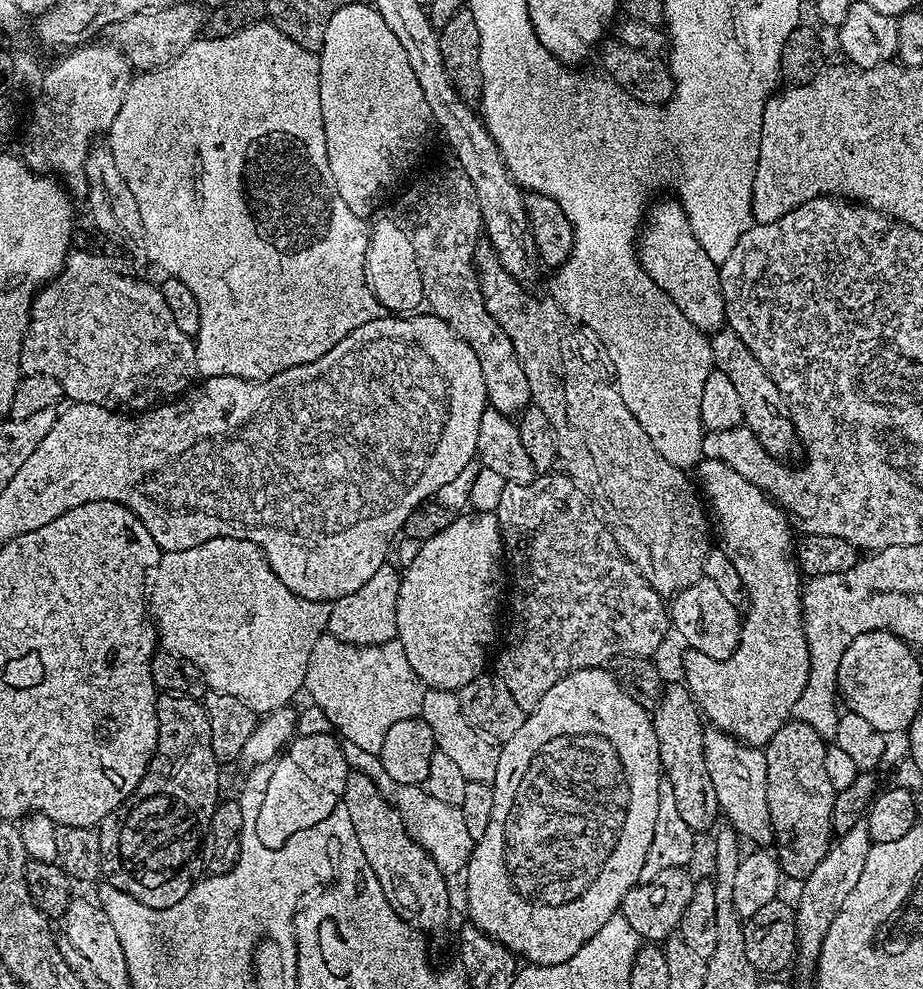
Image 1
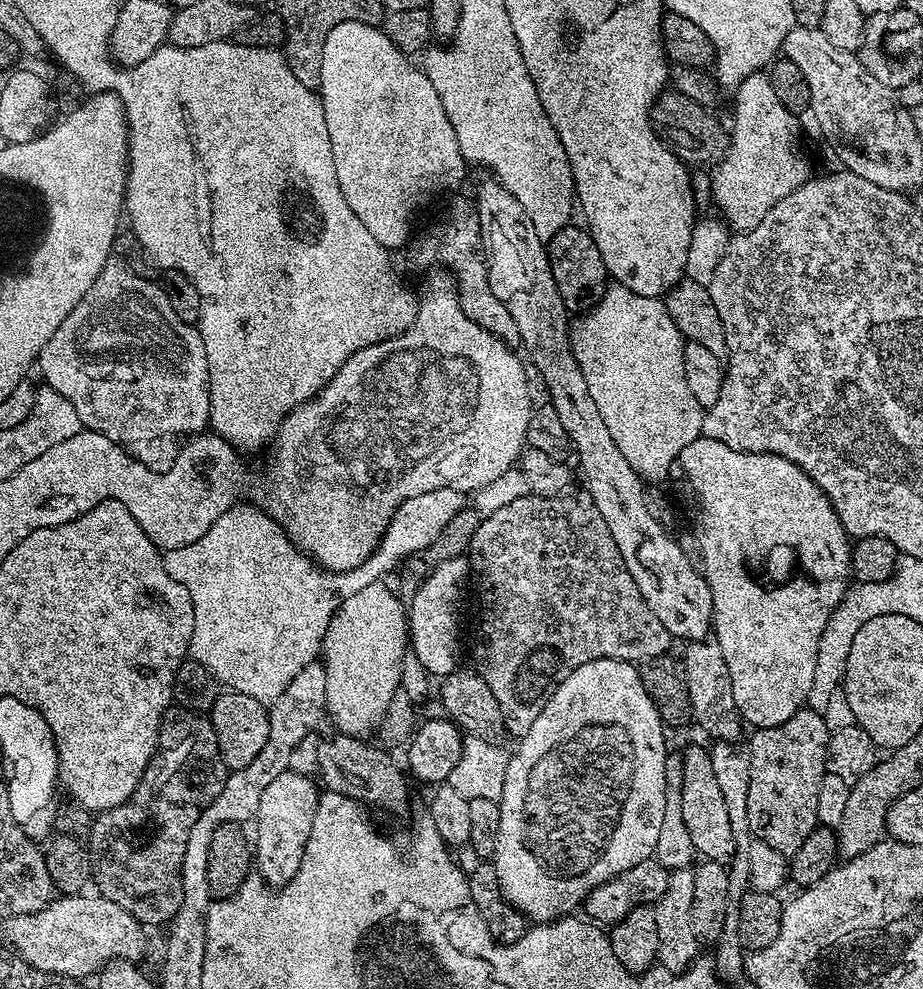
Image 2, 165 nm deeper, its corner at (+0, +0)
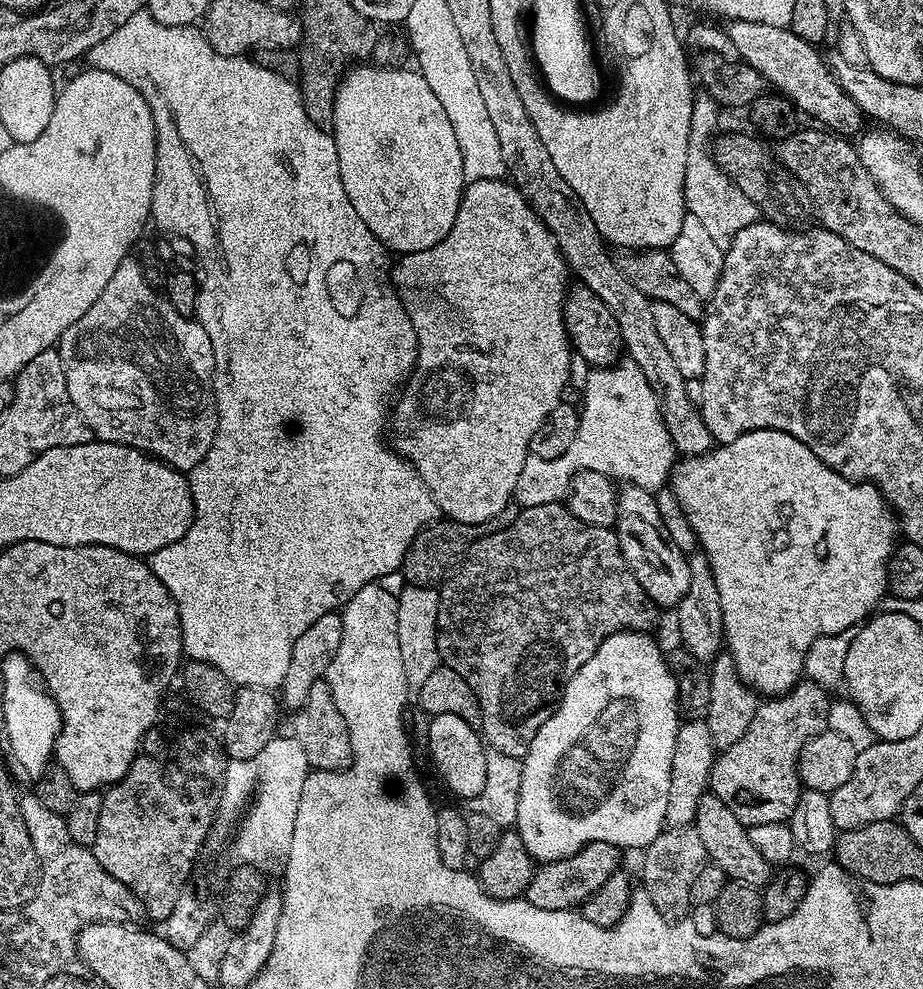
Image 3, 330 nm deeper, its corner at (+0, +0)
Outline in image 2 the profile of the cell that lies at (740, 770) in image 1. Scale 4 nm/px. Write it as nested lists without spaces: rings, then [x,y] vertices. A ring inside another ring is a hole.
[[[711,639],[693,640],[683,645],[682,663],[686,670],[686,686],[690,686],[692,719],[701,724],[716,742],[732,742],[737,738],[742,725],[742,717],[736,710],[734,690],[730,682],[730,670],[722,650]]]

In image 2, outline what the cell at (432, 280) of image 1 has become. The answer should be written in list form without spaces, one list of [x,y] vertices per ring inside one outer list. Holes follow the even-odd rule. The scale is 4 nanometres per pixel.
[[[456,200],[452,209],[420,240],[416,248],[416,260],[420,264],[441,264],[454,277],[454,291],[460,298],[464,313],[482,330],[494,334],[509,346],[520,344],[518,326],[514,326],[514,318],[510,318],[510,310],[498,298],[494,298],[494,290],[490,290],[488,281],[488,265],[482,251],[484,239],[480,236],[480,223],[473,201]]]

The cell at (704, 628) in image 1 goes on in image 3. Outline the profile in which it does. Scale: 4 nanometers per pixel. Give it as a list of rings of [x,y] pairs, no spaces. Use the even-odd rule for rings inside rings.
[[[625,483],[616,494],[616,523],[614,531],[626,566],[638,578],[642,590],[661,609],[675,609],[686,594],[690,584],[690,572],[685,553],[672,545],[658,514],[656,497],[642,490],[637,484]]]

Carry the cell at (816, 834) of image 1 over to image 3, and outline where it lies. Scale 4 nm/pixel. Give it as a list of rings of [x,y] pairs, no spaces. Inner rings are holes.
[[[801,679],[800,683],[795,684],[788,692],[783,692],[781,696],[757,703],[754,719],[750,726],[746,726],[746,734],[742,734],[742,738],[738,738],[734,746],[723,749],[717,755],[716,761],[712,763],[711,795],[722,798],[722,802],[730,806],[734,818],[738,818],[738,822],[742,822],[745,828],[762,826],[764,822],[791,821],[802,791],[800,751],[809,740],[828,731],[831,705],[829,689],[818,686],[813,680]]]

